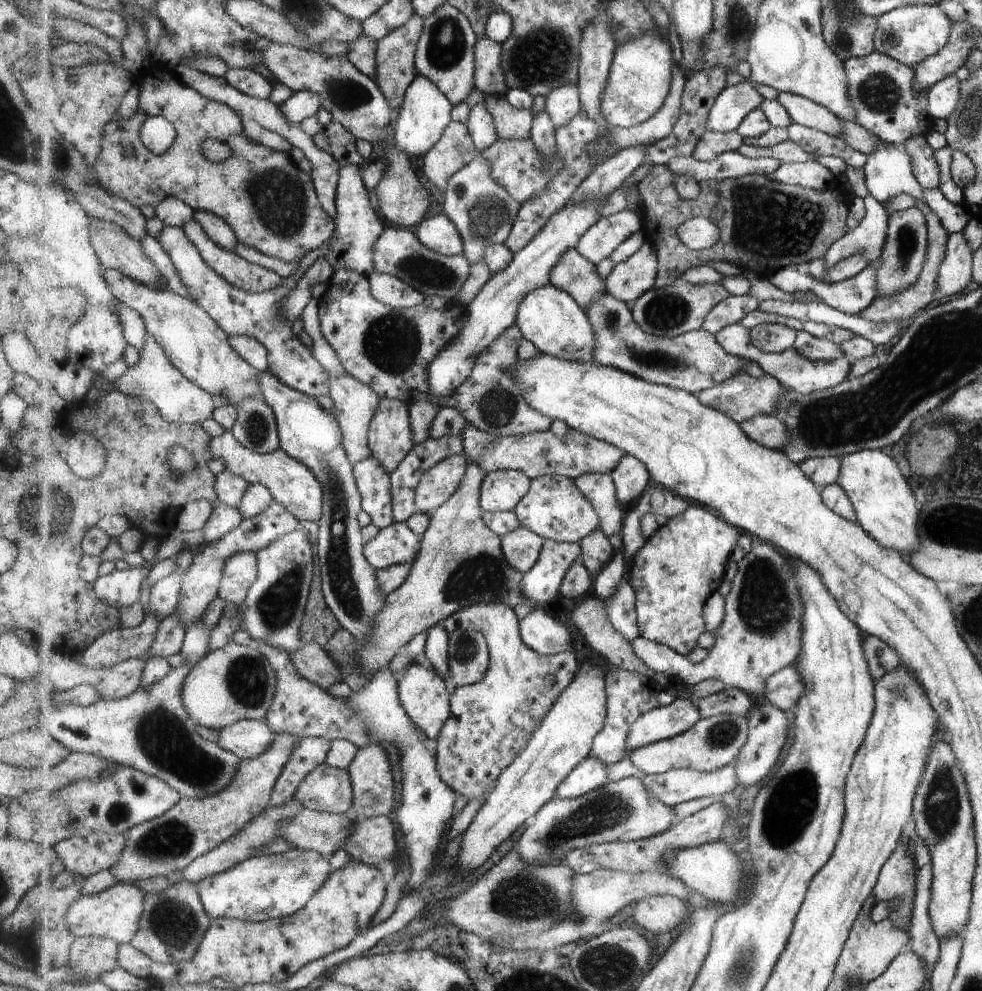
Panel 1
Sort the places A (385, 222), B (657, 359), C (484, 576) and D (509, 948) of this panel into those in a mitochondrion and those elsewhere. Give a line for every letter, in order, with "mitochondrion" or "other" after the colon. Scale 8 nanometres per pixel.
A: other
B: mitochondrion
C: mitochondrion
D: other

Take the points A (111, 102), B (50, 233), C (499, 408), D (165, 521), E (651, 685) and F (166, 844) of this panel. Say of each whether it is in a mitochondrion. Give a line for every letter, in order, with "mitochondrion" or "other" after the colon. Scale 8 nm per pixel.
A: other
B: other
C: mitochondrion
D: other
E: other
F: mitochondrion

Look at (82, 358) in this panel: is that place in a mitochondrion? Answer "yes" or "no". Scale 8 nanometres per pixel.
no

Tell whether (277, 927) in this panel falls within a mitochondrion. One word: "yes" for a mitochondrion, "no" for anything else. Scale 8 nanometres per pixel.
no

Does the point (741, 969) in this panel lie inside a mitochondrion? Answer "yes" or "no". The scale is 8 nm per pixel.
yes

